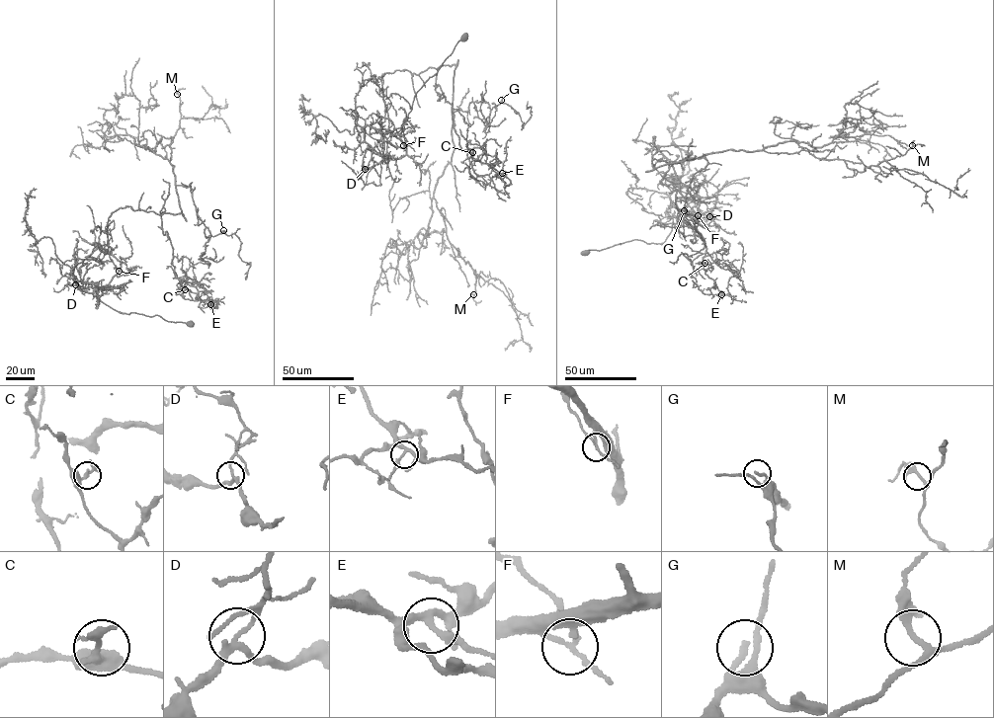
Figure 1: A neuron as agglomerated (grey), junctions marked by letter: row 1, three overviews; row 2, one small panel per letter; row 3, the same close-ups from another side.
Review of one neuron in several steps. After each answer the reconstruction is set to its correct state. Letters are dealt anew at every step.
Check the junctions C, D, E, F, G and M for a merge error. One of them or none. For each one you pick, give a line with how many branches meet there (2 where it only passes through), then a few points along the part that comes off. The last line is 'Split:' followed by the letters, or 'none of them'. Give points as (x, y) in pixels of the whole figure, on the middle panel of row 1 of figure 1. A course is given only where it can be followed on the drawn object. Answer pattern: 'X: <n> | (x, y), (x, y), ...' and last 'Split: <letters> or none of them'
F: 3 | (404, 145), (368, 125), (339, 131), (325, 117), (301, 111), (301, 96), (310, 99)
Split: F

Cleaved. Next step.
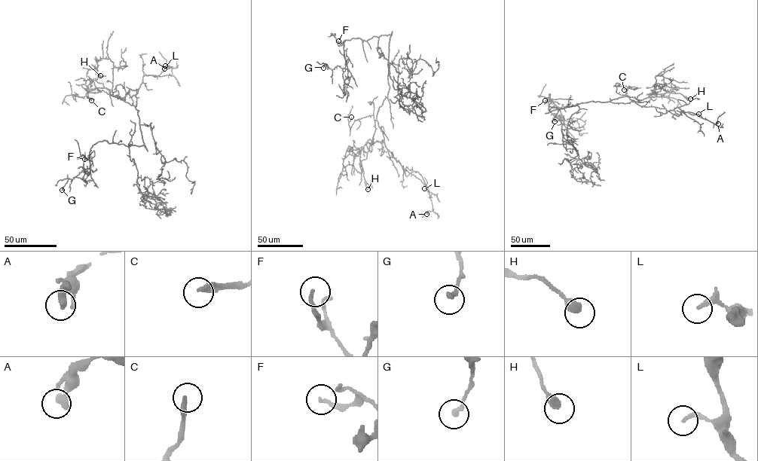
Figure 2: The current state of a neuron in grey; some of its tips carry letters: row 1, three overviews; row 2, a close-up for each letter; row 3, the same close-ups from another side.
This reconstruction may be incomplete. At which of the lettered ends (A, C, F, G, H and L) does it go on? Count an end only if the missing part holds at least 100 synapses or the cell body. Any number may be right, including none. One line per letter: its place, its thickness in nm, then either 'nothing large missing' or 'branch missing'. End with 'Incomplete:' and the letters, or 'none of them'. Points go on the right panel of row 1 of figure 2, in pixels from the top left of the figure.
A: place (718, 123); calibre 240 nm; nothing large missing
C: place (624, 90); calibre 280 nm; nothing large missing
F: place (545, 100); calibre 150 nm; nothing large missing
G: place (554, 121); calibre 240 nm; nothing large missing
H: place (690, 99); calibre 380 nm; nothing large missing
L: place (698, 114); calibre 150 nm; nothing large missing
Incomplete: none of them

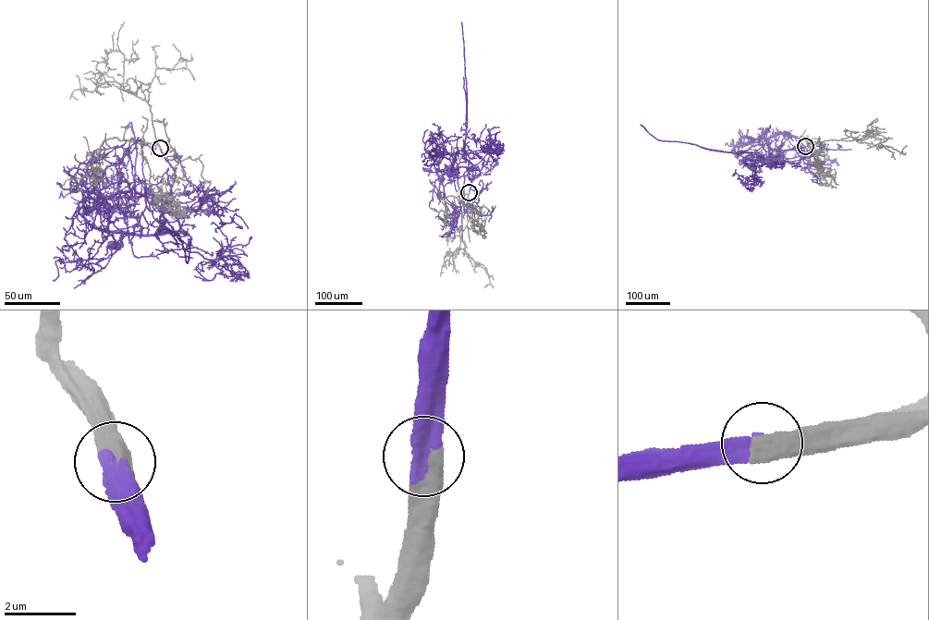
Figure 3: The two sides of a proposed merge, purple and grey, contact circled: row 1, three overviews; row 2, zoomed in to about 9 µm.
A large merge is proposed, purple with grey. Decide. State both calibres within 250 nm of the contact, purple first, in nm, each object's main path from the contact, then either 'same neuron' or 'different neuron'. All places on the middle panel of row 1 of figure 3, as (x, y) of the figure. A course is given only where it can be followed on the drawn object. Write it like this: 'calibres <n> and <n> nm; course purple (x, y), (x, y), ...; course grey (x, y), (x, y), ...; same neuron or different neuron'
calibres 600 and 550 nm; course purple (469, 192), (472, 172), (471, 163), (469, 162), (475, 167), (451, 166), (448, 173); course grey (469, 192), (468, 223), (461, 237), (471, 259), (485, 269), (490, 284), (484, 287); same neuron

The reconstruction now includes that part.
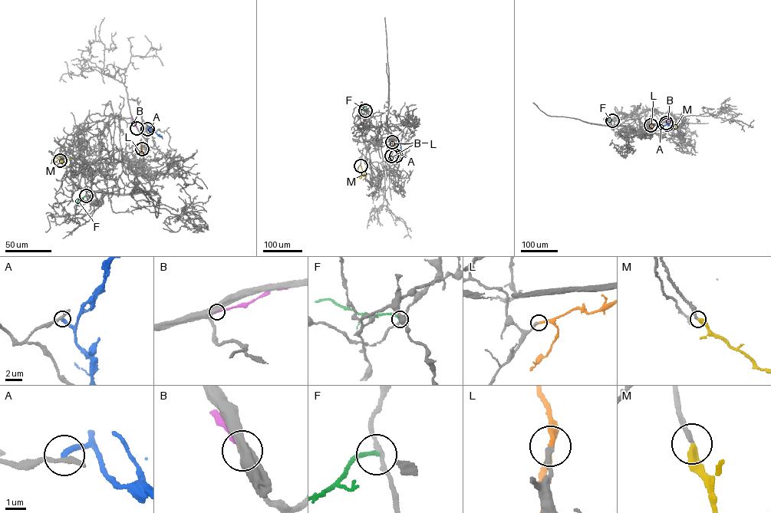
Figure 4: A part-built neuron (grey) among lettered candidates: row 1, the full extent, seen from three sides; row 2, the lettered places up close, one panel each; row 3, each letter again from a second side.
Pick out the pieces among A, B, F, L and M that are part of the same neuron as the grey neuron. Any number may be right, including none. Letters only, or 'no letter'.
L, M

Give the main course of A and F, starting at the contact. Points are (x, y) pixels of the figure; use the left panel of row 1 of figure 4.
A: (147, 129), (163, 139)
F: (86, 195), (76, 202)

